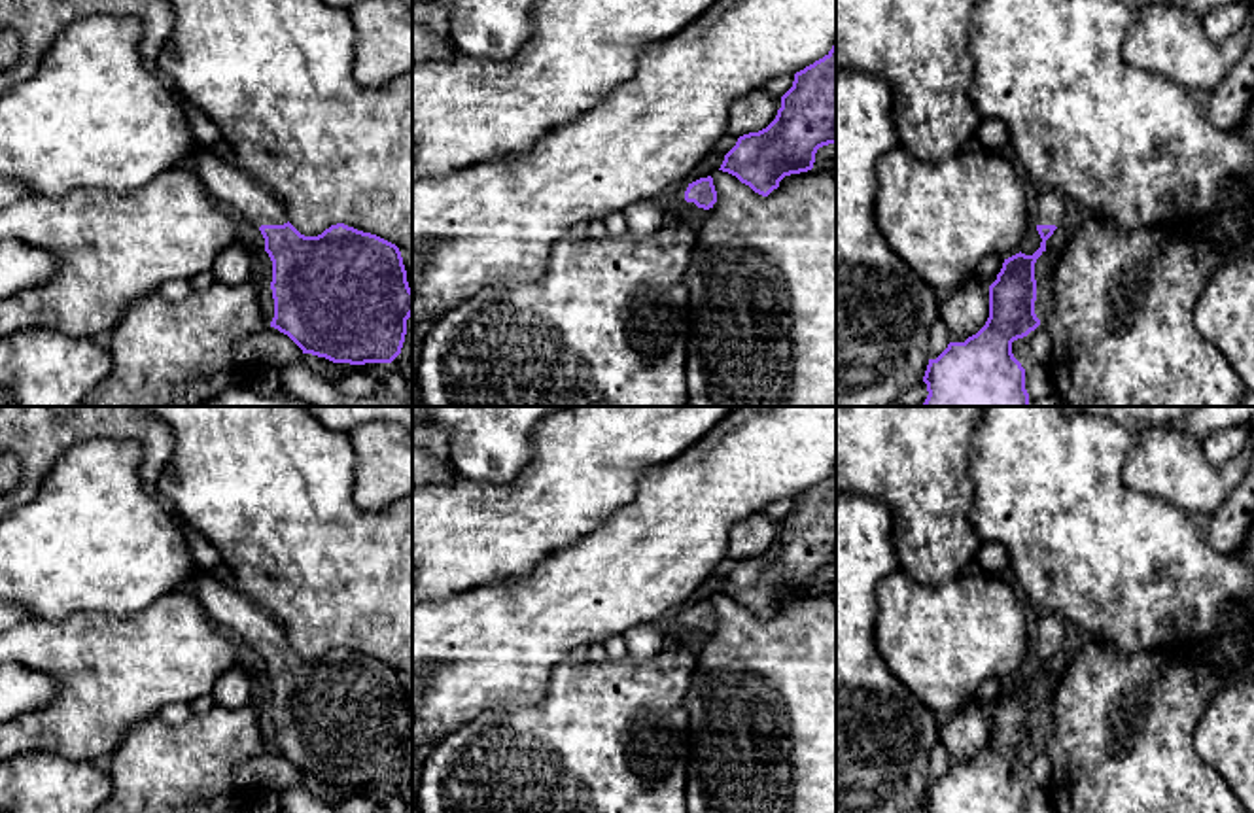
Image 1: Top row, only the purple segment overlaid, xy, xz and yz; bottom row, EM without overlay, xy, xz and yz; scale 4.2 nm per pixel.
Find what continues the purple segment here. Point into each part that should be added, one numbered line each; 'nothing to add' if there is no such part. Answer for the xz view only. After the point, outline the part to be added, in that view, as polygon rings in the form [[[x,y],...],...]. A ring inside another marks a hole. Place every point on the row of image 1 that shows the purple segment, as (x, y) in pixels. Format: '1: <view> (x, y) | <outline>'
1: xz (676, 197) | [[[677,185],[666,195],[670,214],[677,214],[683,206],[698,208],[694,202],[685,200],[685,191],[688,185]]]

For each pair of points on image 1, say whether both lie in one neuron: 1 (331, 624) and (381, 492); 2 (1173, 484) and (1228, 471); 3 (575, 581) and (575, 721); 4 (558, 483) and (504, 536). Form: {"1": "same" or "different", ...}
{"1": "different", "2": "same", "3": "different", "4": "same"}

